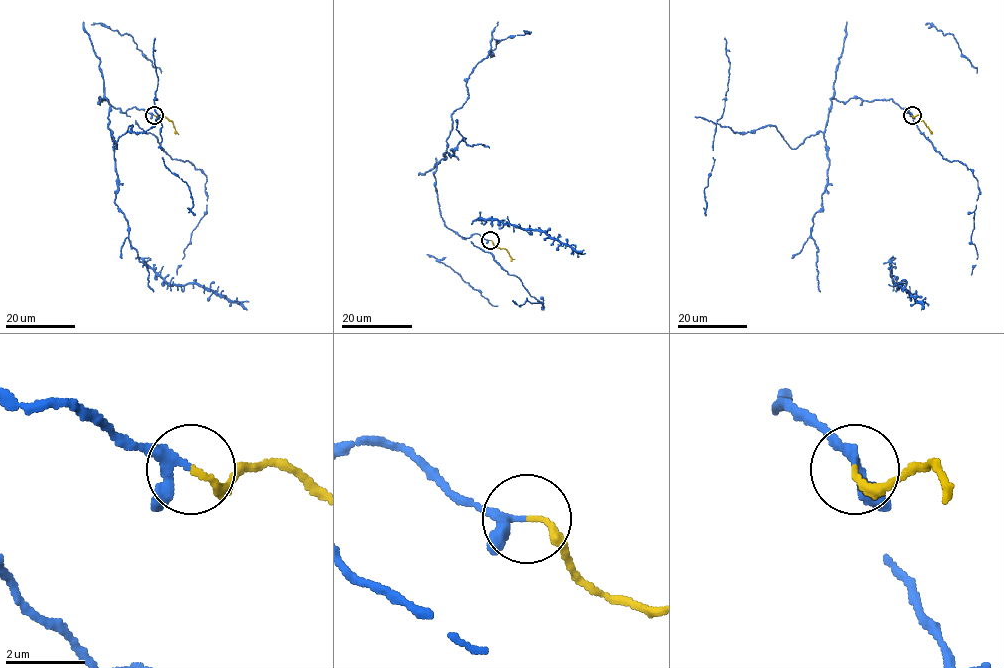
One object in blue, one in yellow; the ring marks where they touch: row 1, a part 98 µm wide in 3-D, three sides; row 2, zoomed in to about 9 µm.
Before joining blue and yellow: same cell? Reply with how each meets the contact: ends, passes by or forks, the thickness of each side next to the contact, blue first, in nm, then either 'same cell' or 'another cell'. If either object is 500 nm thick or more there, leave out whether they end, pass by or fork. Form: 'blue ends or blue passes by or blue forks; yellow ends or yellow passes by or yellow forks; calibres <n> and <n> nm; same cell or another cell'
blue passes by; yellow ends; calibres 200 and 150 nm; same cell

